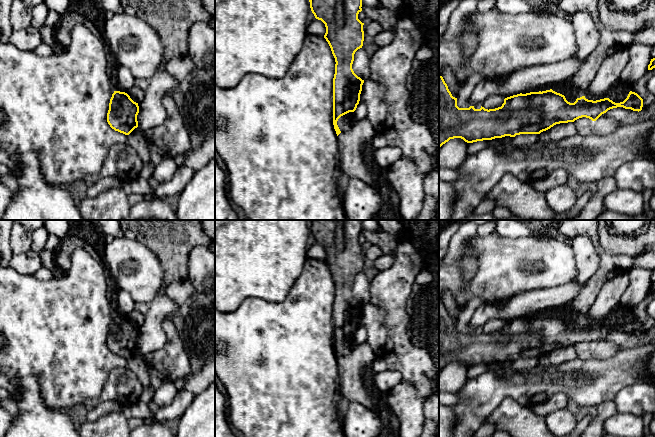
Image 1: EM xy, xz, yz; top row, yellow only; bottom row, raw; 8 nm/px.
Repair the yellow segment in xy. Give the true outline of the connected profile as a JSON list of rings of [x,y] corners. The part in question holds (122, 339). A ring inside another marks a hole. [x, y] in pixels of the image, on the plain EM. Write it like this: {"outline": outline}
{"outline": [[[114,315],[109,327],[107,346],[112,353],[129,359],[138,351],[138,327],[125,316]]]}

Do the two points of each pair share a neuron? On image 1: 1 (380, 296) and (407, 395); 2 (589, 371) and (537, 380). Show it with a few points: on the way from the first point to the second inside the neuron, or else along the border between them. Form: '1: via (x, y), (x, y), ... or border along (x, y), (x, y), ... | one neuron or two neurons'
1: border along (402, 380), (408, 381), (420, 397) | two neurons
2: via (576, 378), (556, 378), (550, 380) | one neuron

